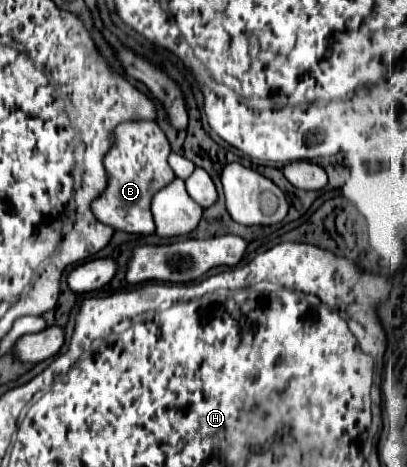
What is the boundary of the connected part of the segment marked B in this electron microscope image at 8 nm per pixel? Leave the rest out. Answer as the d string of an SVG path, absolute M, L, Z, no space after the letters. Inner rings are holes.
M131 121L121 123L113 133L113 149L105 157L105 169L109 173L109 187L105 193L93 201L91 209L95 217L119 231L151 235L155 233L155 223L151 215L153 195L173 181L175 173L167 159L171 155L171 145L165 133L153 121Z

